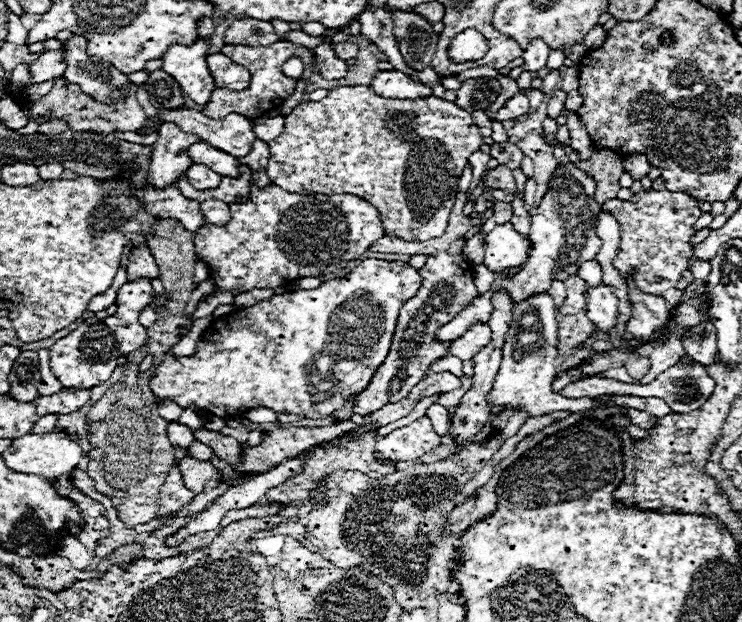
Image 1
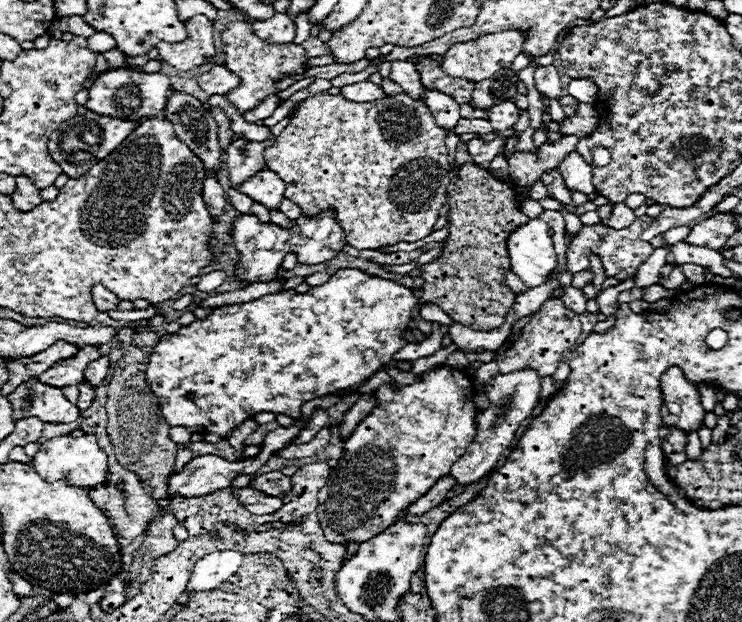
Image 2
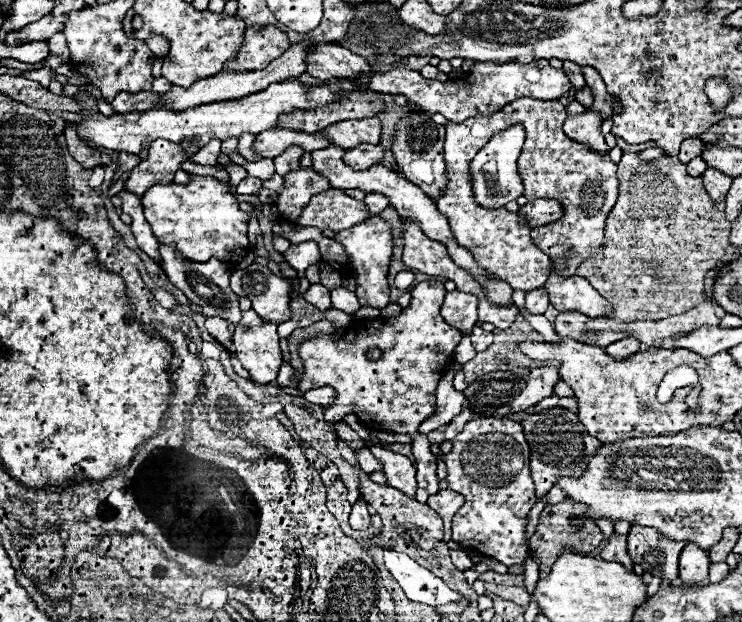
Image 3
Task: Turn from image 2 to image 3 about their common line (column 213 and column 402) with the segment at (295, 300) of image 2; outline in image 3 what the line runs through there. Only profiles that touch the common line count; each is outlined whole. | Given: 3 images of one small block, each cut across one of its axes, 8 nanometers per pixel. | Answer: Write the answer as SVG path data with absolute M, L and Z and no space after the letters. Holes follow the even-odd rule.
M420 282L412 288L410 306L404 308L398 318L360 318L346 328L338 342L332 340L332 334L324 334L300 346L300 358L304 360L300 392L322 386L332 386L336 392L334 402L322 408L326 422L334 424L346 414L356 414L368 430L390 430L414 438L414 456L418 464L416 500L422 504L440 490L440 478L436 476L436 458L430 452L430 442L424 434L418 434L418 426L434 414L436 386L444 376L446 366L452 362L456 344L462 340L462 332L448 326L440 316L444 294L442 282ZM370 348L382 350L382 356L376 362L366 356Z

